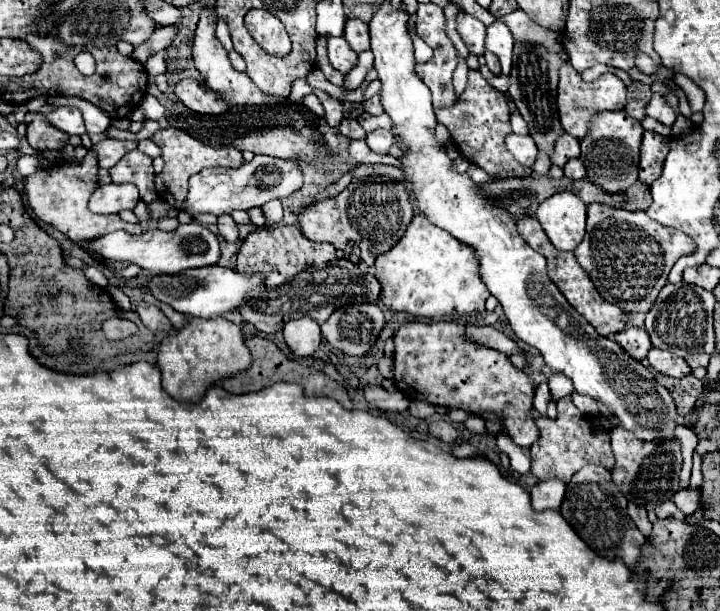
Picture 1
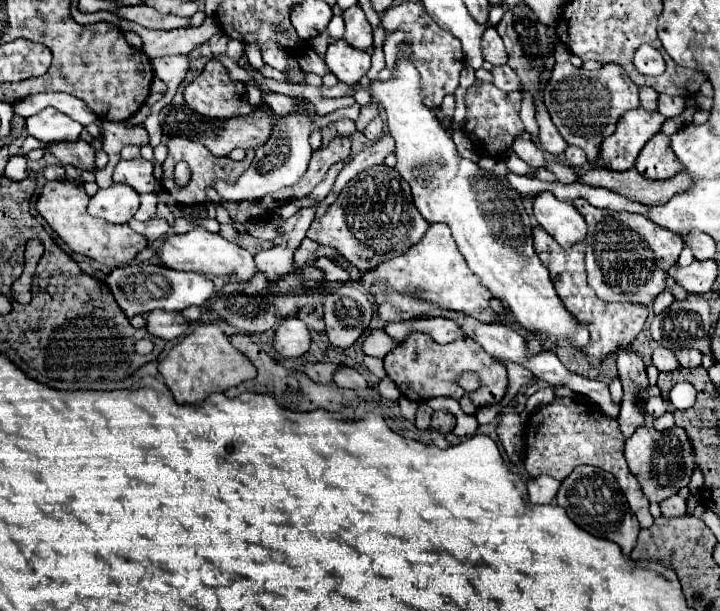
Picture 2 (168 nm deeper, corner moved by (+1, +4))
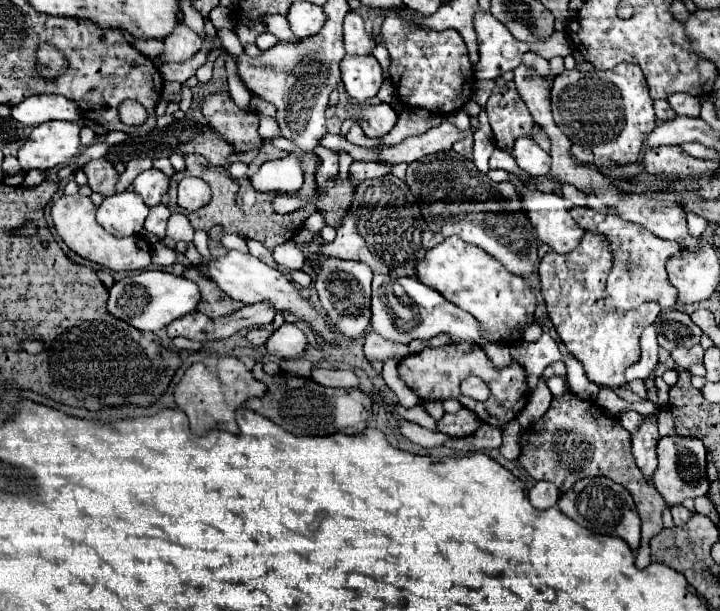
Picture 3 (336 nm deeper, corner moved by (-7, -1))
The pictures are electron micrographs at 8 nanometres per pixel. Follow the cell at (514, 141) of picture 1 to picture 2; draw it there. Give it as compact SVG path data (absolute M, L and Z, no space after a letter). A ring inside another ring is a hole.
M516 139L512 143L512 151L528 165L528 167L544 167L546 159L544 159L544 151L530 139Z

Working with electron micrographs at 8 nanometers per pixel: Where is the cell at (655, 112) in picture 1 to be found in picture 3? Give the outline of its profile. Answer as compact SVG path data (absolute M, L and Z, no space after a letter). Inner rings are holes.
M672 94L668 102L678 116L700 116L700 100L690 94Z

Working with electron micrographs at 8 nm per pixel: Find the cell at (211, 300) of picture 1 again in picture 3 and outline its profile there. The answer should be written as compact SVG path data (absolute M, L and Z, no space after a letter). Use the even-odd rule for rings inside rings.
M140 270L136 274L130 274L118 280L110 288L108 310L116 318L122 318L124 322L128 322L130 326L142 332L158 332L160 328L168 326L176 318L194 312L200 300L202 300L202 294L192 280L162 272L162 270Z

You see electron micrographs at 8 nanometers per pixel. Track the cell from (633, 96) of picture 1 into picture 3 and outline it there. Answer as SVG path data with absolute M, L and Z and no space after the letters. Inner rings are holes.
M654 100L654 110L656 110L658 120L666 120L666 118L674 118L676 116L666 100Z

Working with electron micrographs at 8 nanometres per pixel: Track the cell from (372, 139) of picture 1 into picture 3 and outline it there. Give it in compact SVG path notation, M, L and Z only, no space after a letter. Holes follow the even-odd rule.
M390 104L370 106L366 110L358 110L352 116L364 118L364 122L360 126L362 126L362 130L368 138L382 138L384 134L388 134L394 128L394 124L398 120L398 116L396 116L396 112L392 110Z

